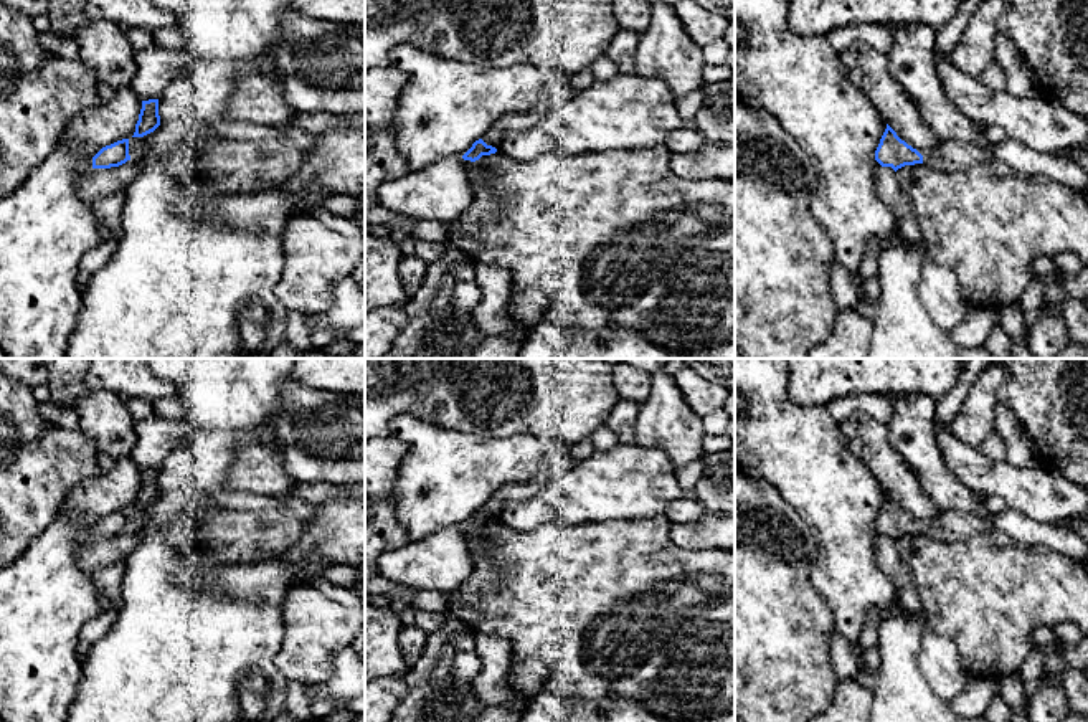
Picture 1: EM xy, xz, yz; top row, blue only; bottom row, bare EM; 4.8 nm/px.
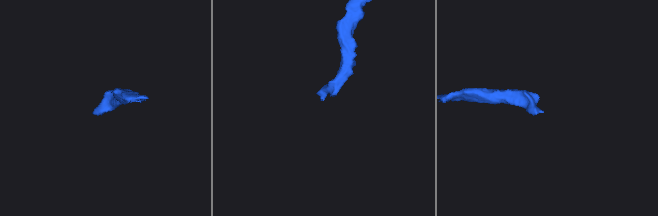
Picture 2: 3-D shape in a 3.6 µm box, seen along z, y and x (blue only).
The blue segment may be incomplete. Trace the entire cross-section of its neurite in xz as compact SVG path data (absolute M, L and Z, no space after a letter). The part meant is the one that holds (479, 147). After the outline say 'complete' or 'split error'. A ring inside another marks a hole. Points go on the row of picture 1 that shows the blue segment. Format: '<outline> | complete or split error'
M482 139L475 140L472 144L472 147L462 155L464 160L471 160L475 162L479 160L482 155L490 155L495 154L497 149L492 145L487 145Z | complete

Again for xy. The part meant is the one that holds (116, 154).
M158 99L142 101L135 132L130 139L117 140L102 147L92 157L92 169L111 169L127 160L140 159L147 149L147 137L160 126Z | split error

